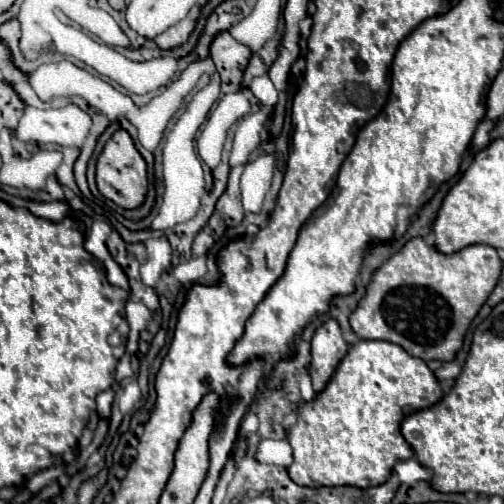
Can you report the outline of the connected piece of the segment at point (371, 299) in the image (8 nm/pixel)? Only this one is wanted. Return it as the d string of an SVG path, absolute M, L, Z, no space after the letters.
M422 237L410 239L398 253L394 253L382 267L372 273L372 281L366 287L366 295L360 299L358 307L350 315L350 325L360 339L382 339L400 345L414 357L422 361L452 361L462 347L464 335L478 315L480 307L498 283L502 261L494 247L490 245L468 245L458 253L444 255L436 251Z

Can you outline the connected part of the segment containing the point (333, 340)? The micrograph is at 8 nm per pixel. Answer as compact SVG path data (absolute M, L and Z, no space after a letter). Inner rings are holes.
M336 319L324 321L312 337L310 377L316 393L324 389L324 385L332 377L336 365L346 355L346 351L348 351L348 343L342 337L338 321Z

